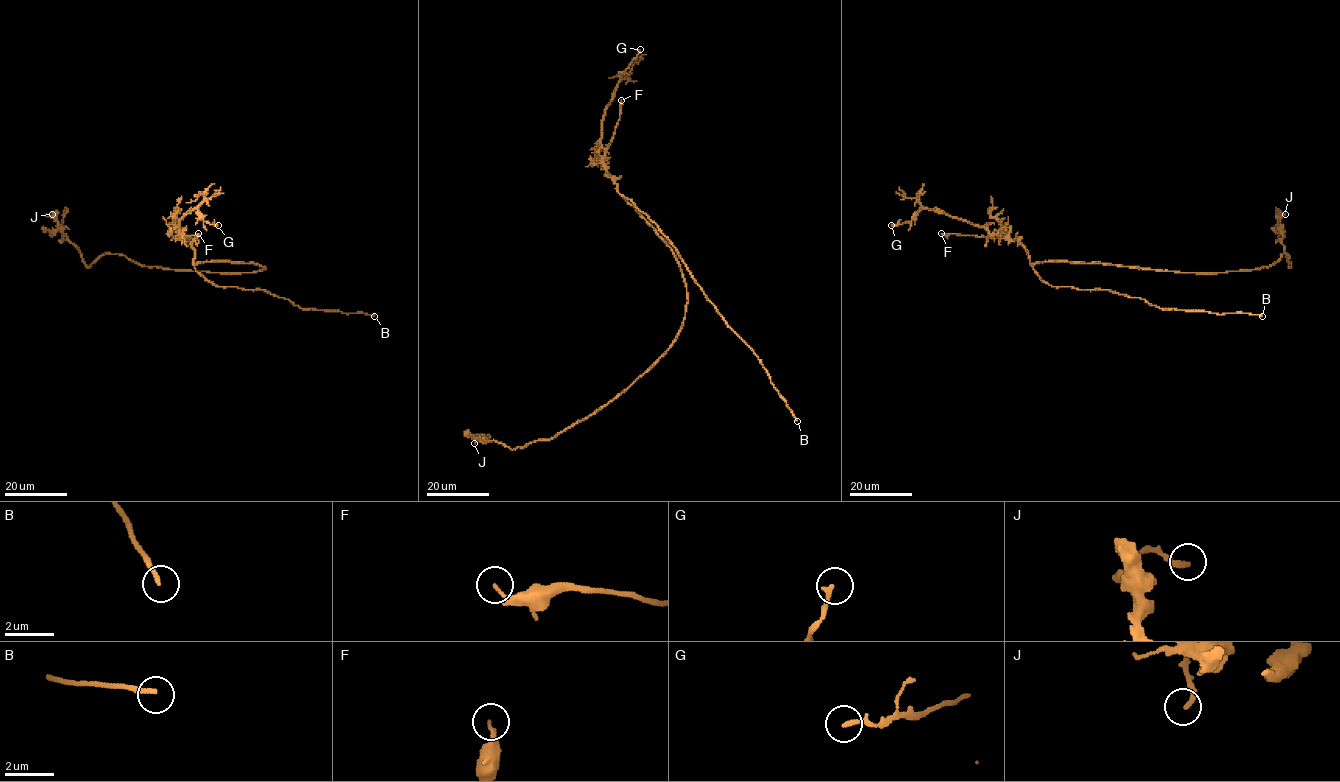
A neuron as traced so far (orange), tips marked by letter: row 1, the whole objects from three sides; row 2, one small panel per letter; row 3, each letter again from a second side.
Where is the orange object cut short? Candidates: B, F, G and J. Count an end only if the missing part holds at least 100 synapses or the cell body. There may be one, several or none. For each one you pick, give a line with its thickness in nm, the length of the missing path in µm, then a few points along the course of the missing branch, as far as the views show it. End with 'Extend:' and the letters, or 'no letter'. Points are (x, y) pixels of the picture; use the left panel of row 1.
B: 190 nm | 20 µm | (374, 316), (382, 318), (383, 353)
Extend: B

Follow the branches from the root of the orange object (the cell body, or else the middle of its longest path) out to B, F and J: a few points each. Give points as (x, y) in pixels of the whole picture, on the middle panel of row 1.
B: (672, 249), (617, 191), (643, 212), (671, 243), (705, 296), (758, 357), (797, 421)
F: (672, 249), (616, 189), (614, 180), (607, 172), (605, 150), (620, 116), (621, 100)
J: (672, 249), (686, 287), (685, 316), (673, 344), (645, 372), (548, 440), (513, 449), (477, 436), (474, 443)

